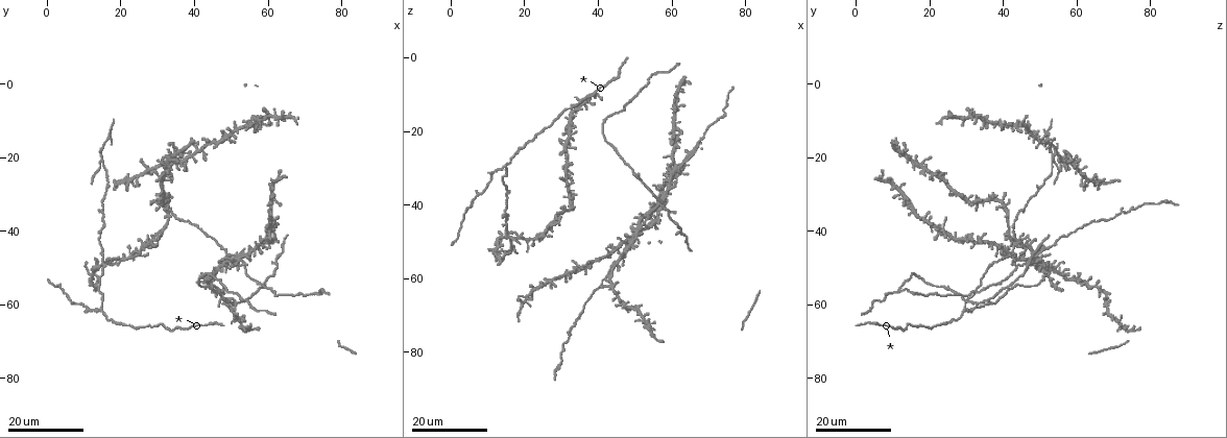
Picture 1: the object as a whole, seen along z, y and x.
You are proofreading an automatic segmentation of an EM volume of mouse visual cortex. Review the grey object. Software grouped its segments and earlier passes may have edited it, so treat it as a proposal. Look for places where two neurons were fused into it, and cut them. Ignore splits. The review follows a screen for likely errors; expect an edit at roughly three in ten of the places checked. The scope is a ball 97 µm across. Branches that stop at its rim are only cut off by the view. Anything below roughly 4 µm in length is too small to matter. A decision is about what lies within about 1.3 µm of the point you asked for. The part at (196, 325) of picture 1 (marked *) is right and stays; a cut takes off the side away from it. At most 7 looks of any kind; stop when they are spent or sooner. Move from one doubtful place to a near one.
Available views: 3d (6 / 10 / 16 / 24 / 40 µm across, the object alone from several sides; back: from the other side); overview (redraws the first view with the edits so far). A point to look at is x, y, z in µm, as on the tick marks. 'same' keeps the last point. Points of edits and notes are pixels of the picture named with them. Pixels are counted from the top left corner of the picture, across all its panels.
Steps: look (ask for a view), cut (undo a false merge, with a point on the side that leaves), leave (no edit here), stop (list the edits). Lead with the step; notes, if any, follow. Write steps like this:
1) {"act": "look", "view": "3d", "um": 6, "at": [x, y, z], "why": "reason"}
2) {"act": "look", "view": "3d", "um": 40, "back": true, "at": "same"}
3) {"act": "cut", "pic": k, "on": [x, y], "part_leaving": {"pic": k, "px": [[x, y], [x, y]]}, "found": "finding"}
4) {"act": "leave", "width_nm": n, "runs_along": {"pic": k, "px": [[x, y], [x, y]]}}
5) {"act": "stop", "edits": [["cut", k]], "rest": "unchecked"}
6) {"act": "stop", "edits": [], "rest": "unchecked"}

{"act": "look", "view": "3d", "um": 16, "at": [14.0, 61.5, 29.5], "why": "branch point"}

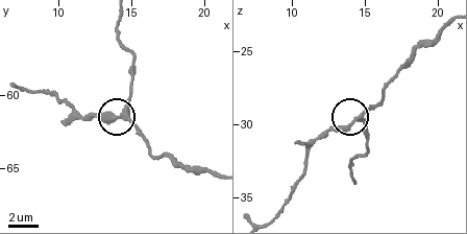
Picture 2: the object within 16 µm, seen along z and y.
{"act": "look", "view": "3d", "um": 10, "at": [14.2, 61.2, 29.8]}

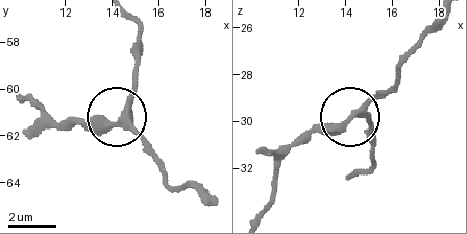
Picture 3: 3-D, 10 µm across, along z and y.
{"act": "leave", "arms": 3, "runs_along": {"pic": 3, "px": [[445, 18], [384, 92], [338, 124], [280, 144]]}, "found": "continuous, no second neuron"}

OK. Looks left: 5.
{"act": "look", "view": "3d", "um": 16, "at": [11.5, 51.5, 52.5], "why": "four-way junction"}

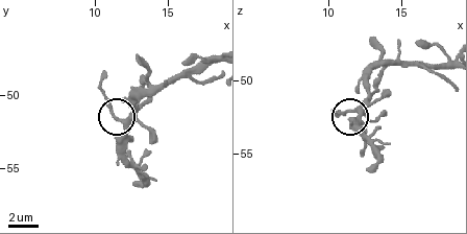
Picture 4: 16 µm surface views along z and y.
{"act": "look", "view": "3d", "um": 6, "at": [12.0, 52.2, 52.2]}

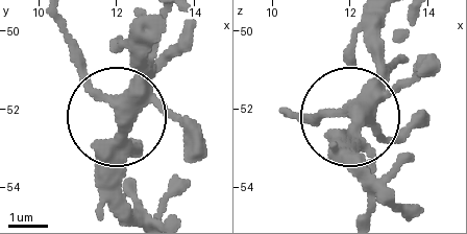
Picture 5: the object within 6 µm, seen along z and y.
{"act": "leave", "width_nm": 340, "found": "one neuron here"}

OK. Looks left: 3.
{"act": "look", "view": "3d", "um": 16, "at": [16.5, 25.0, 53.0]}

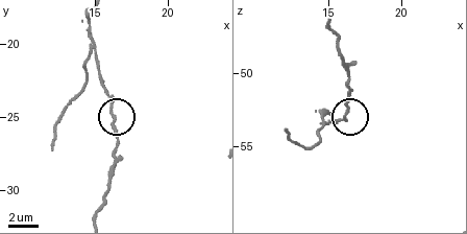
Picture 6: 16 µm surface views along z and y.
{"act": "look", "view": "3d", "um": 10, "at": [16.2, 24.8, 52.8]}

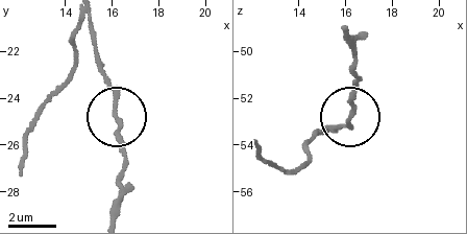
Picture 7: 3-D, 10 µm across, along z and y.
{"act": "cut", "pic": 7, "on": [98, 59], "part_leaving": {"pic": 7, "px": [[112, 89], [88, 19]]}, "found": "two neurons meet here"}

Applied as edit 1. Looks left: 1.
{"act": "stop", "edits": [["cut", 7]], "rest": "unchecked"}

